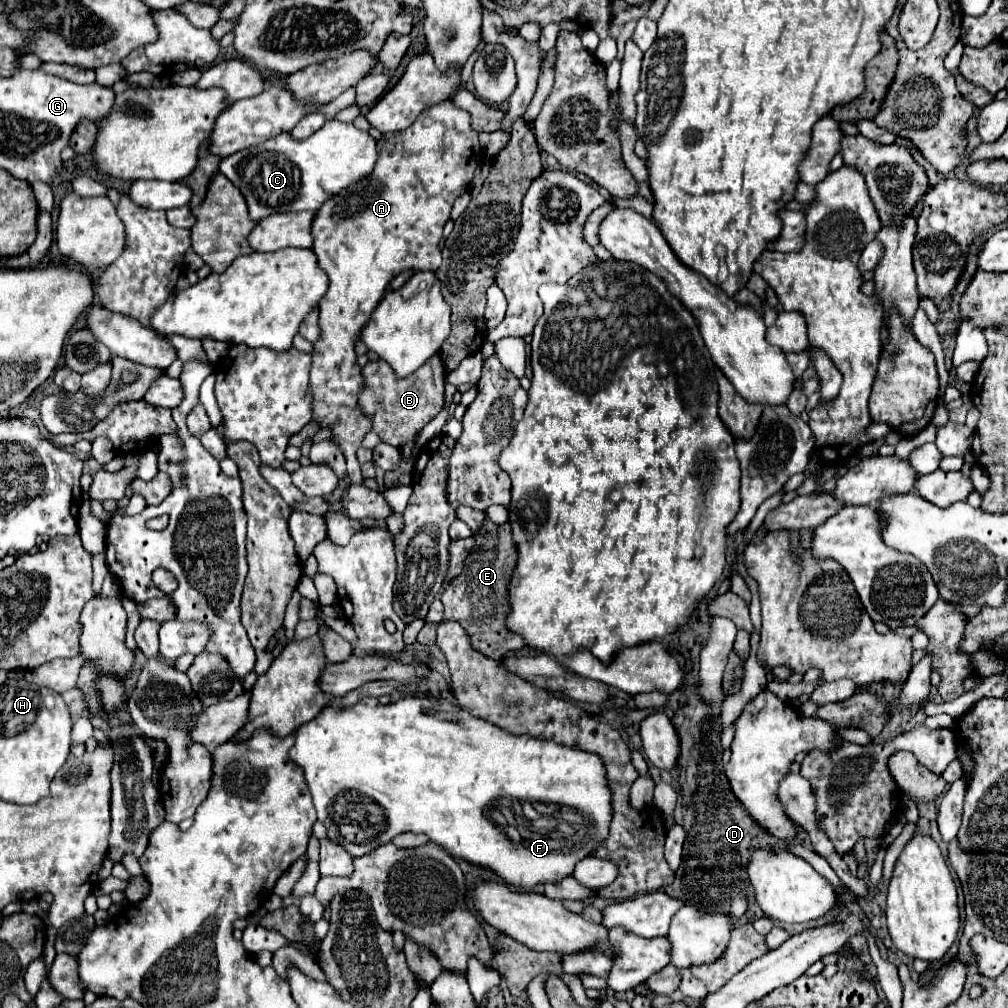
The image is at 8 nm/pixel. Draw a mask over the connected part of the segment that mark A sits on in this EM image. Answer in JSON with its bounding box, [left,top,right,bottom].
[309,100,483,484]

